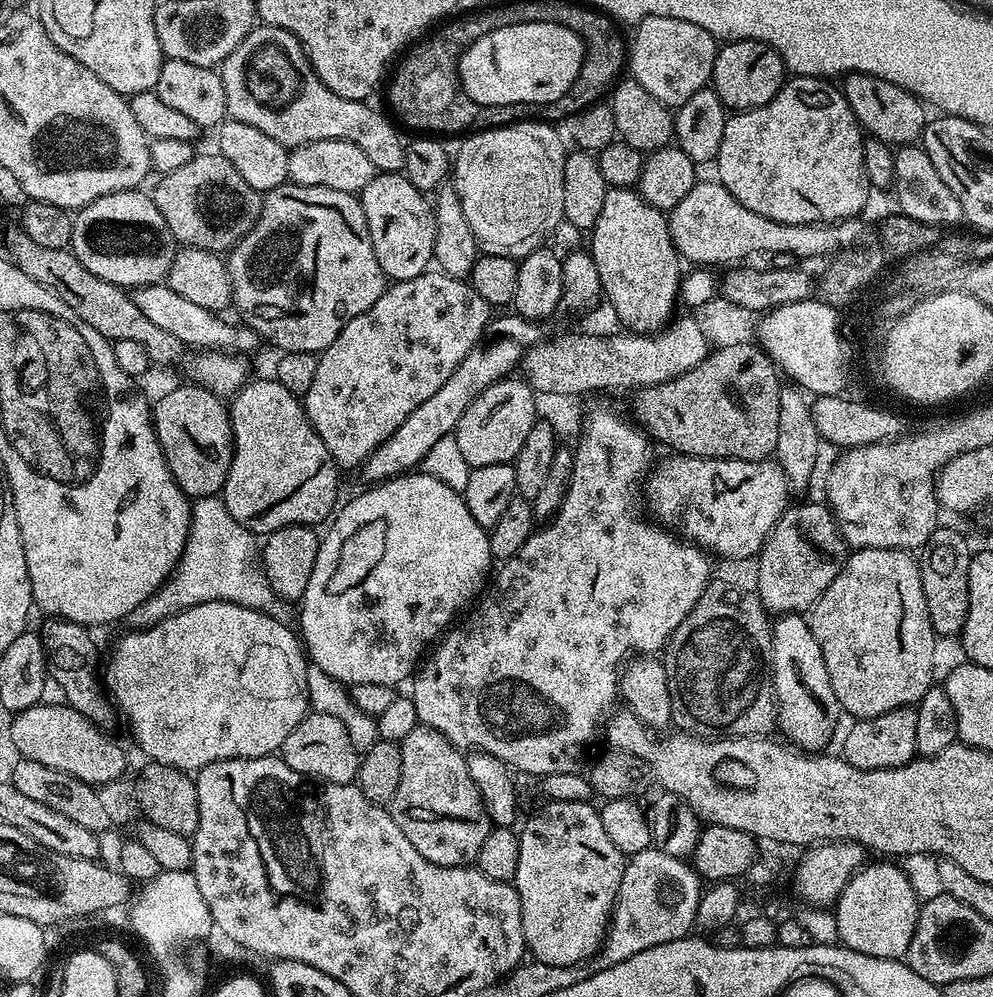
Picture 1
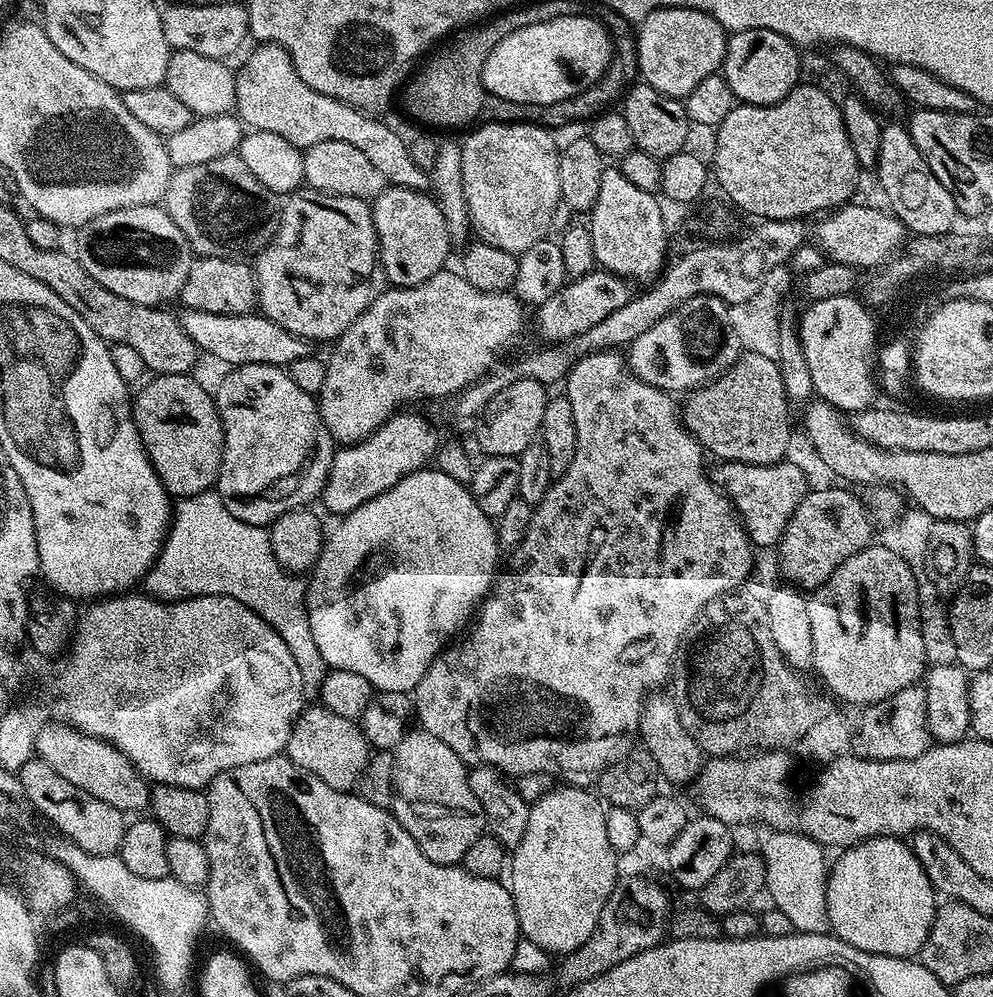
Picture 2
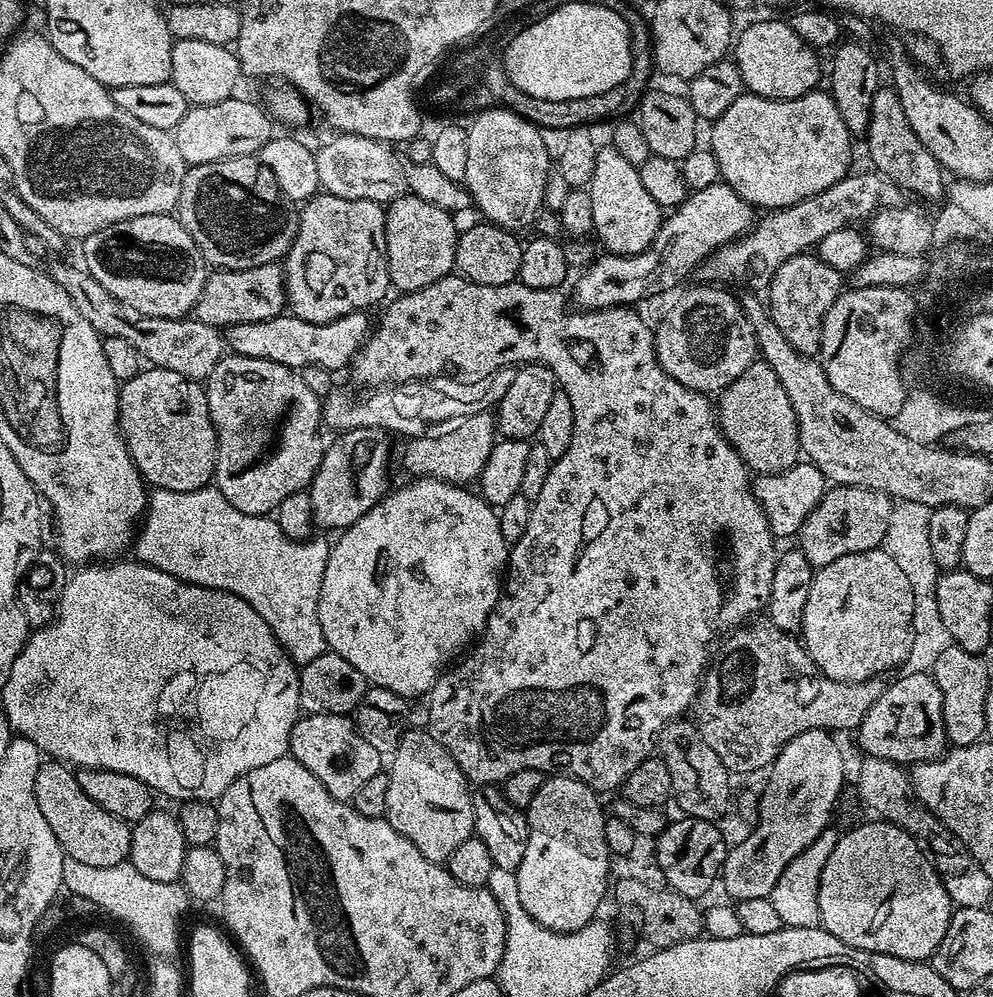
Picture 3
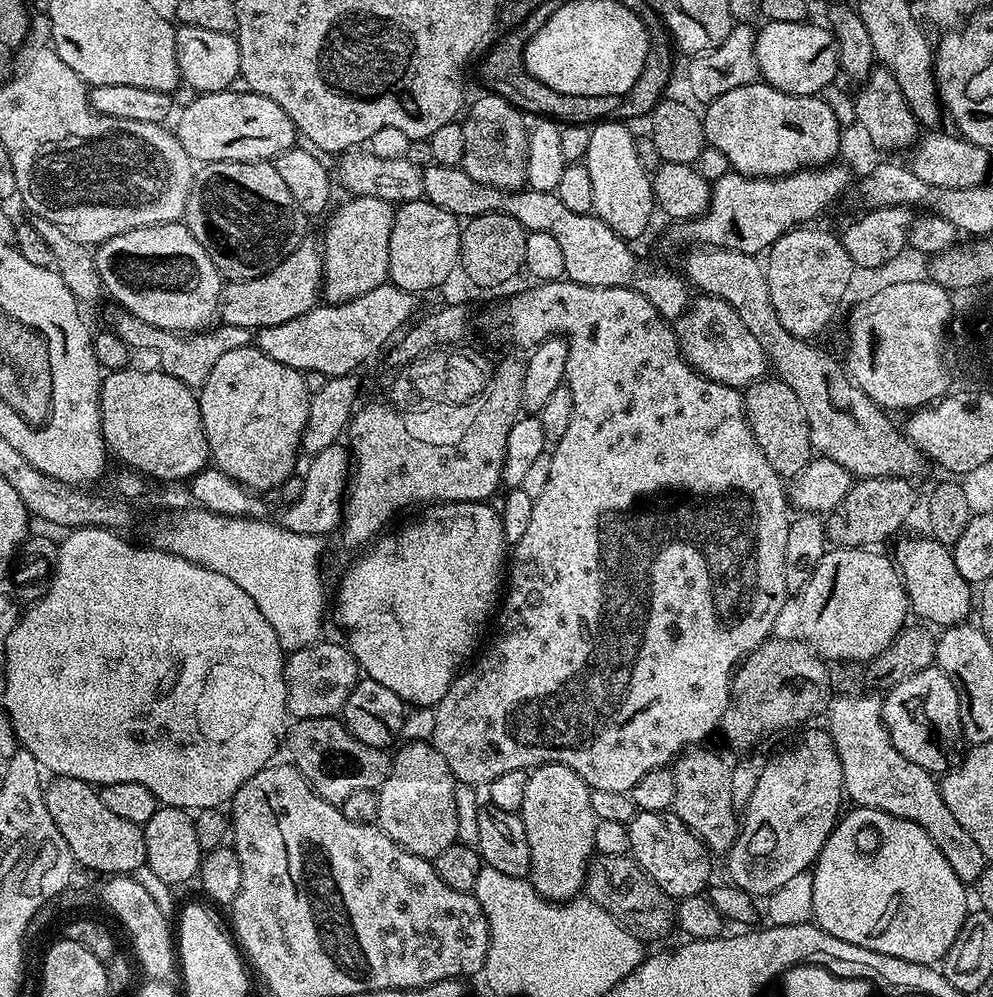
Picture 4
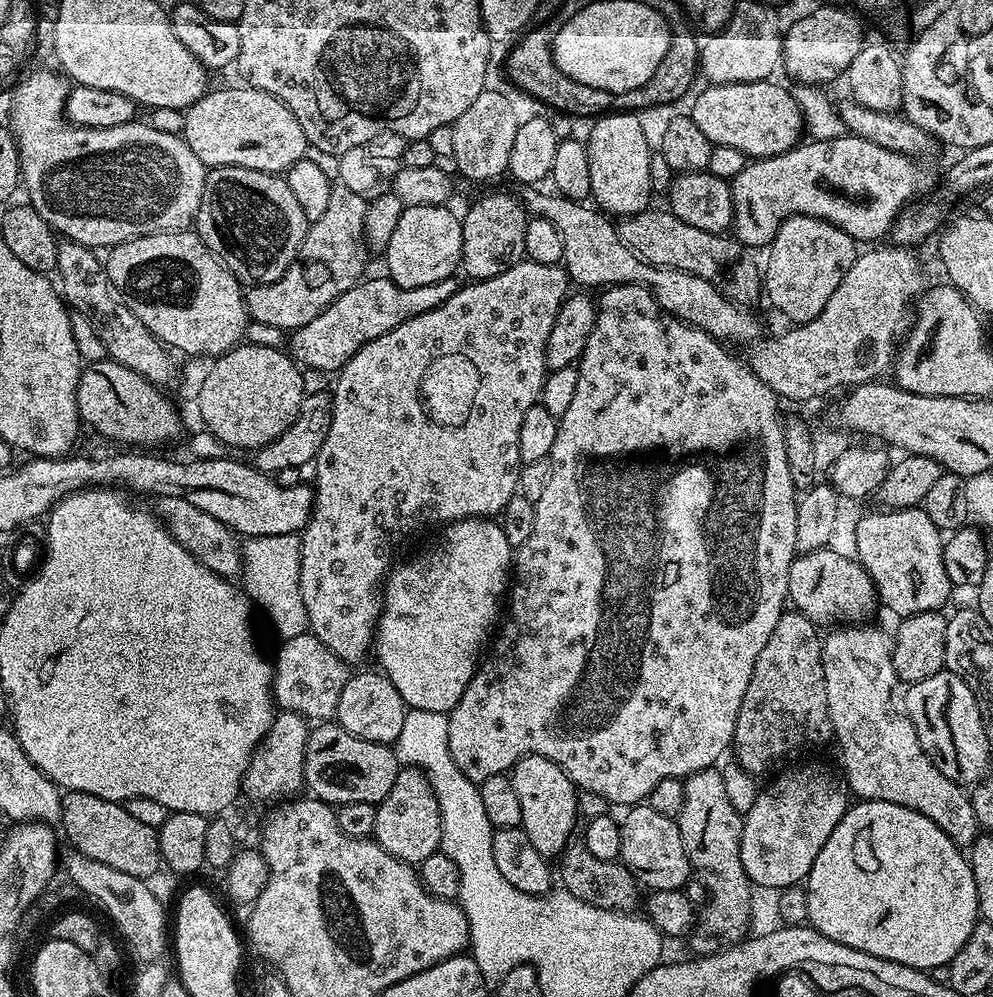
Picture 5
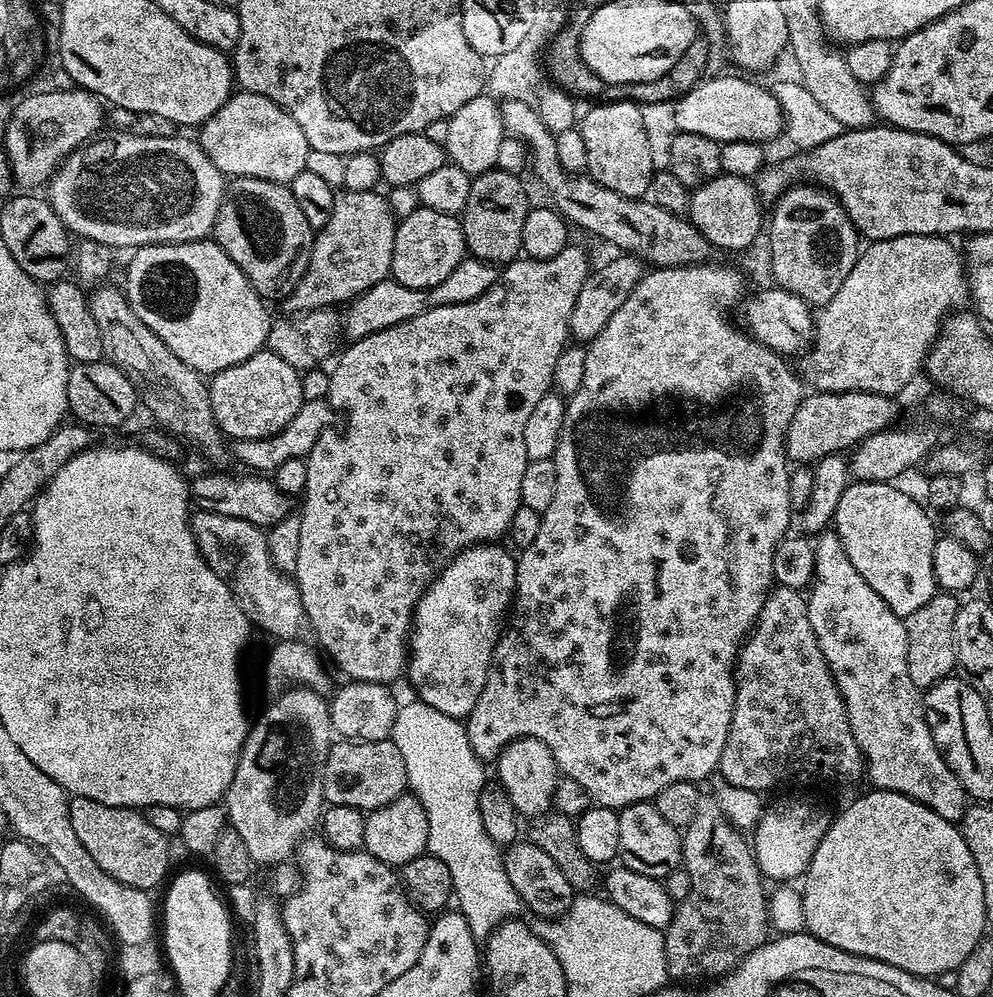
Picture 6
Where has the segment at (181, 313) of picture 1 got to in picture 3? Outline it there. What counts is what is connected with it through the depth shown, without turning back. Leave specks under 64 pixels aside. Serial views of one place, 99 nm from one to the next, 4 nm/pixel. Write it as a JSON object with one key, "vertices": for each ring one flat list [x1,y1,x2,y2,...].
{"vertices":[[367,311,346,314,334,322,315,324,291,314,281,314,262,322,242,322,227,329,226,344,237,356,278,362,297,370,306,366,322,366,333,374,339,368,347,369,356,351,370,335]]}

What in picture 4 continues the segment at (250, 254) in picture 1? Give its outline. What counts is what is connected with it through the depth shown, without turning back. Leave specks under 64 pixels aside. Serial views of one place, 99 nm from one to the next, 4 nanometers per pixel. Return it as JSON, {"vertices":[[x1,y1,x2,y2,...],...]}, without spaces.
{"vertices":[[352,196,334,212,327,217,329,220,324,228,324,244,322,240,322,296,327,303,341,304,389,283,390,230,394,226,396,208,391,200]]}

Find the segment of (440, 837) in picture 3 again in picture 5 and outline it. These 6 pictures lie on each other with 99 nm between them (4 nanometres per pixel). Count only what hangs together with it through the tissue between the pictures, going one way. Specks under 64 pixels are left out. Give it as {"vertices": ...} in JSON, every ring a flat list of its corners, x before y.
{"vertices":[[401,767,390,794,382,803,376,805,374,822,374,839,394,858,404,860,407,864,418,866,430,854,440,851,442,838,442,814,440,803,428,781,428,773,418,768]]}

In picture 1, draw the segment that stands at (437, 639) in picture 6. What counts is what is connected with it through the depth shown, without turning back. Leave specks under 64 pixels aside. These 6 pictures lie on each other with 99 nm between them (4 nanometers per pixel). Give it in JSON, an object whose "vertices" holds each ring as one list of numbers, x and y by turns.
{"vertices":[[413,470,402,476,393,476,392,479,377,483,375,486,368,486,365,492,358,493,344,509,342,508,331,517,327,525,328,533,323,533,318,550,318,562,314,562,314,574,310,574,310,586,306,586,306,594,303,600,299,601,298,635,306,649,309,661,315,667,326,670,330,678,340,681,341,684,351,686,362,682,378,682,400,686,404,679,407,681,417,671,429,645,457,619,456,611,472,595,475,597,485,587,484,575,487,574,488,567,493,567,494,564,488,541,489,529,474,522,474,514,470,514,461,493,455,492,446,482,428,476,423,470]]}

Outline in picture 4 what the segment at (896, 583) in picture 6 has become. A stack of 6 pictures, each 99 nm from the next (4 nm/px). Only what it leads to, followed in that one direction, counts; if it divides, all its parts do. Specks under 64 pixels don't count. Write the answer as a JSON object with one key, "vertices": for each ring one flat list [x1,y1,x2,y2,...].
{"vertices":[[914,538,906,548,895,552,894,563,900,570,900,578,904,581,904,589,908,595,908,607,911,615,921,616,929,625,940,624,939,626,951,626,954,624,963,624,969,619,968,611,974,608,974,588,973,585,966,582,966,578,962,578,962,574,958,574,958,566,954,566,952,554,947,544,940,544,937,540,925,538]]}

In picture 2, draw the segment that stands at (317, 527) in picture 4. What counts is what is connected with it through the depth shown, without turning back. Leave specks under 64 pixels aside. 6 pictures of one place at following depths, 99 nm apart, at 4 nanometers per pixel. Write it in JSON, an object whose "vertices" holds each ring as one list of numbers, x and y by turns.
{"vertices":[[404,410,390,417,365,440,337,447,322,493,322,501,336,518,347,516,349,512,362,506,362,502,370,502,370,498,378,498,378,494,390,490,390,486,394,486,402,478,419,472,437,455,438,443,436,444,436,432,432,429,433,421,427,415,415,416,408,411,412,410]]}

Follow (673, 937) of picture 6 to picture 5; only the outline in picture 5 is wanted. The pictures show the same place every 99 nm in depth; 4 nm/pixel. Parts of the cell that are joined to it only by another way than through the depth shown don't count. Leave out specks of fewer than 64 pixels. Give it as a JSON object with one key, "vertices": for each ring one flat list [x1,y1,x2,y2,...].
{"vertices":[[715,767,703,768,700,772,690,774,684,780,684,805,678,817,682,846,688,855,695,879,699,880,706,893,706,903,699,909,695,925,687,937,686,943,693,948,696,956,709,956,722,952,725,948,740,943,749,935,750,896,753,884,742,866,742,838,744,816,734,810,730,797,726,795,726,786,722,782,722,771]]}

